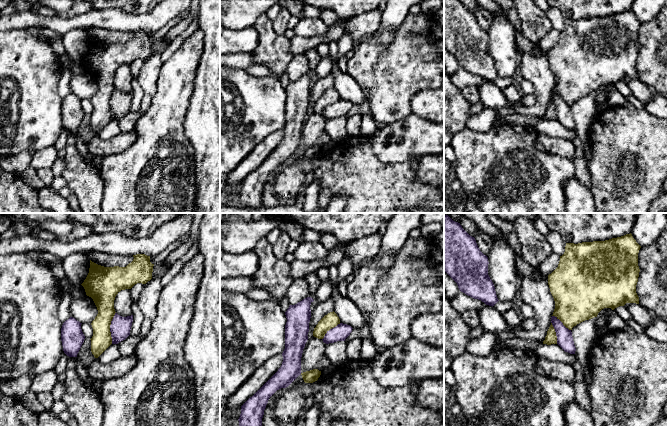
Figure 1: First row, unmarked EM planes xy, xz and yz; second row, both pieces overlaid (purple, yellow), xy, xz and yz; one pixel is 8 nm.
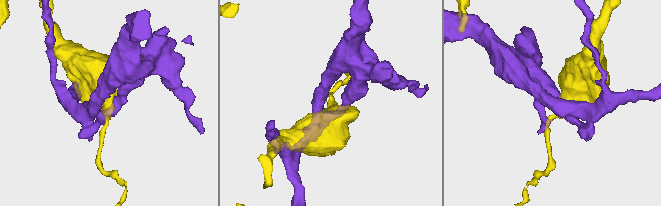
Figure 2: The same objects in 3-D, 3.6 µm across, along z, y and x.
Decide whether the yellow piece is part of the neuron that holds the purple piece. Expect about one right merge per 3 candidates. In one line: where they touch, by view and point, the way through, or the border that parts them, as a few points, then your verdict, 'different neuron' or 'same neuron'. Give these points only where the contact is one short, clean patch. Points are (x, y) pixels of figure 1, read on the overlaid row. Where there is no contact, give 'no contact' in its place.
meets purple in xy at (110, 328); same neuron

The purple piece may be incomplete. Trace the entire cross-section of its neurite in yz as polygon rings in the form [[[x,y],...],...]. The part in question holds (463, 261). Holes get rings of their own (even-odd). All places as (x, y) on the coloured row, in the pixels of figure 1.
[[[444,215],[444,271],[457,283],[461,292],[493,307],[499,300],[488,275],[488,264],[488,257],[480,251],[475,238],[460,223]]]

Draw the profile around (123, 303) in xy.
[[[130,289],[118,292],[114,300],[114,309],[115,312],[122,317],[133,315]]]

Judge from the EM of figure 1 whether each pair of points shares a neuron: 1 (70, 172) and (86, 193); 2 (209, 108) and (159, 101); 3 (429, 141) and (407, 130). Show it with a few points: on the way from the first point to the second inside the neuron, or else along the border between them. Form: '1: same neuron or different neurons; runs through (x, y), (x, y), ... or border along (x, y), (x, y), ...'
1: same neuron; runs through (75, 177), (86, 188)
2: different neurons; border along (195, 82), (183, 128)
3: same neuron; runs through (424, 137), (414, 137), (412, 135)

